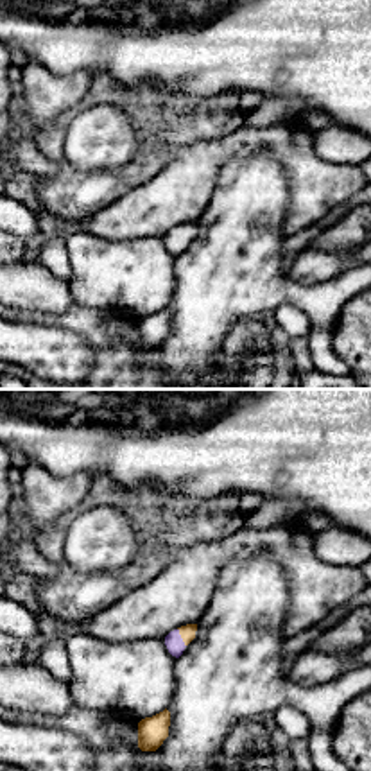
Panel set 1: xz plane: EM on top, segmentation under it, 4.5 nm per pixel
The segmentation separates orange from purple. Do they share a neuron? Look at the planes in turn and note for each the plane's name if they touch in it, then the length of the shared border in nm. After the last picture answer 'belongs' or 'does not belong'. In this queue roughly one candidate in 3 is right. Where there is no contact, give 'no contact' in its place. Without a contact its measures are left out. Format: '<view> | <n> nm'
xz | 90 nm

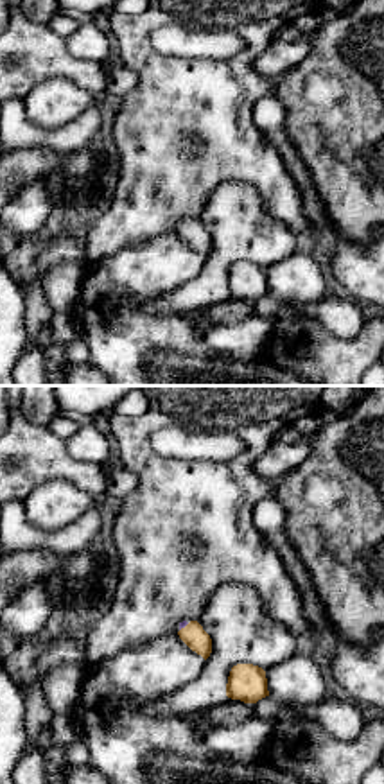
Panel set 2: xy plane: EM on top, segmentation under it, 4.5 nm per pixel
xy | 60 nm

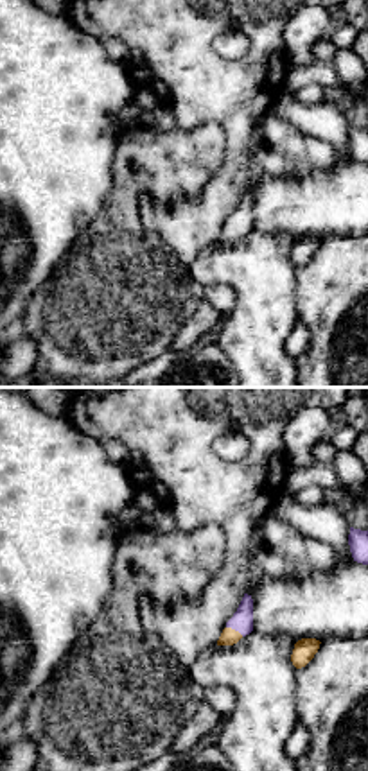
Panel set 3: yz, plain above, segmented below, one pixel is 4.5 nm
yz | 90 nm

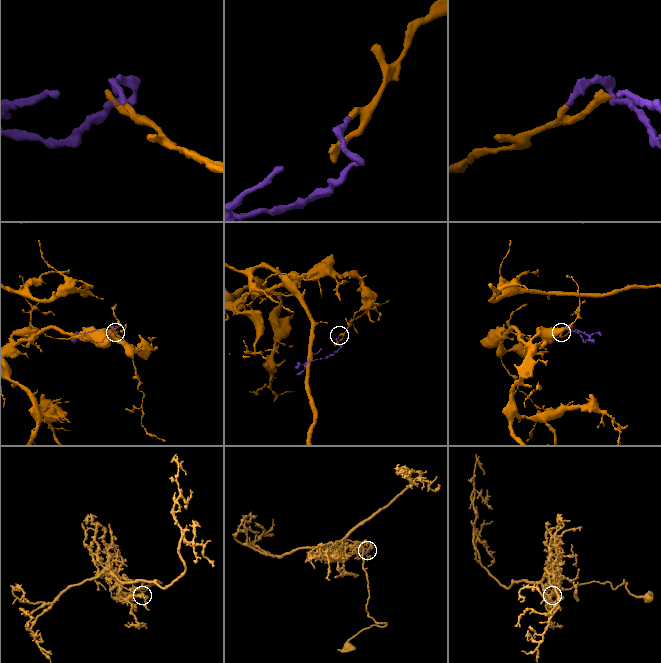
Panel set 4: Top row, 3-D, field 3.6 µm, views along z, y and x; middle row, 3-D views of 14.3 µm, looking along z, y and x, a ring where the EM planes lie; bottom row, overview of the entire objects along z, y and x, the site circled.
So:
belongs

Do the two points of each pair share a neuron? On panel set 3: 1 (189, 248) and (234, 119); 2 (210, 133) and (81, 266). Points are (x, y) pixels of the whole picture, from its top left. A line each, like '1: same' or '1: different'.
1: same
2: same

